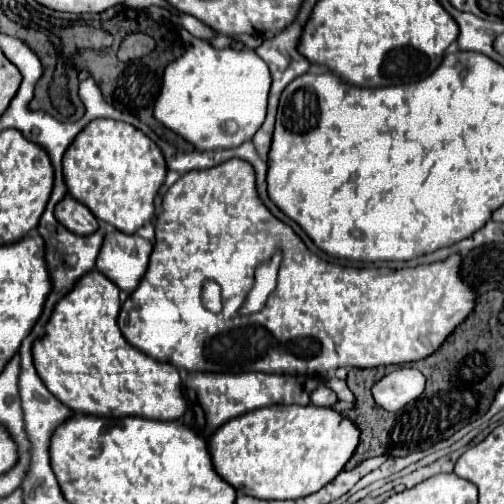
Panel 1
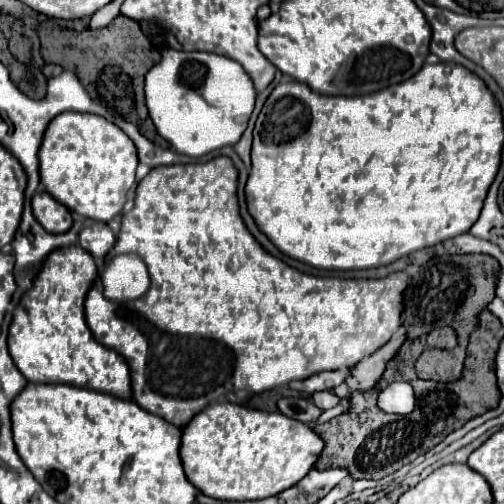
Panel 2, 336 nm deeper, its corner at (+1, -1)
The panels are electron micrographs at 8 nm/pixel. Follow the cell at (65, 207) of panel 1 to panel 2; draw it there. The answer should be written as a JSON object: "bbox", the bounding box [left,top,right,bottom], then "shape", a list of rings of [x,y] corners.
{"bbox":[32,188,74,234],"shape":[[[38,188],[34,200],[32,200],[32,210],[36,220],[50,232],[50,234],[62,234],[72,228],[74,218],[66,206],[56,202],[44,188]]]}

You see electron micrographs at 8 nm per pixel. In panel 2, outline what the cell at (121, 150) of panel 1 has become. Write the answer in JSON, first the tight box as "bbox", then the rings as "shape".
{"bbox":[40,112,138,222],"shape":[[[62,112],[58,114],[40,146],[40,182],[68,210],[110,222],[126,204],[128,192],[136,186],[138,152],[134,142],[110,120],[96,114]]]}

